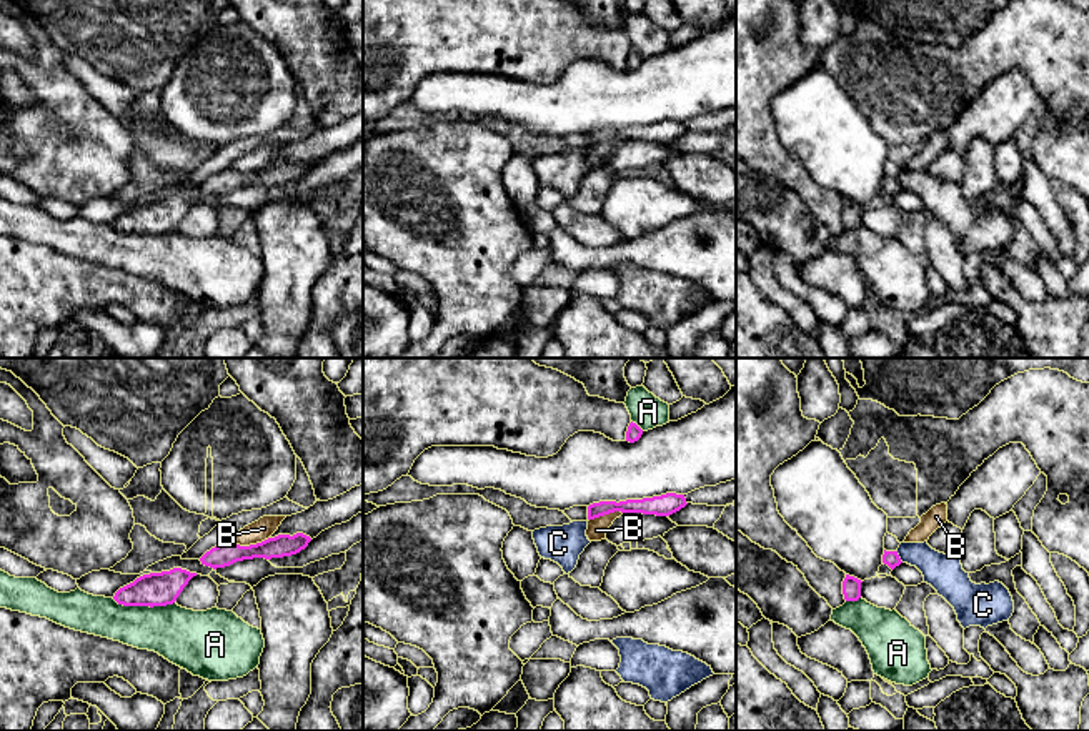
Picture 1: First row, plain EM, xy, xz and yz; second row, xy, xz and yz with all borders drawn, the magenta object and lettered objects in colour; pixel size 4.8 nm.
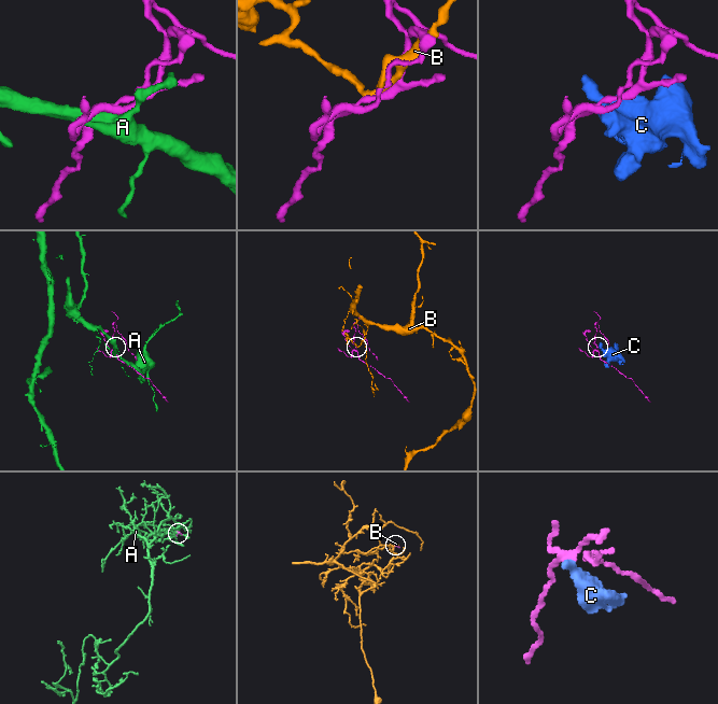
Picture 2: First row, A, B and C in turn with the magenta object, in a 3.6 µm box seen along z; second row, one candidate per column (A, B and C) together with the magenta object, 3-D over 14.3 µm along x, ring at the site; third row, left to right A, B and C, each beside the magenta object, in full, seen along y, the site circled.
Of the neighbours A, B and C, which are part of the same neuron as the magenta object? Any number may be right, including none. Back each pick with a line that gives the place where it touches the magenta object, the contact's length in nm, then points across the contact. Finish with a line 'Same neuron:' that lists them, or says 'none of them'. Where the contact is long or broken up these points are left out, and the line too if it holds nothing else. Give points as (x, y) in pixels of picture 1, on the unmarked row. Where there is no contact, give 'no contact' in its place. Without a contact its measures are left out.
Same neuron: none of them

